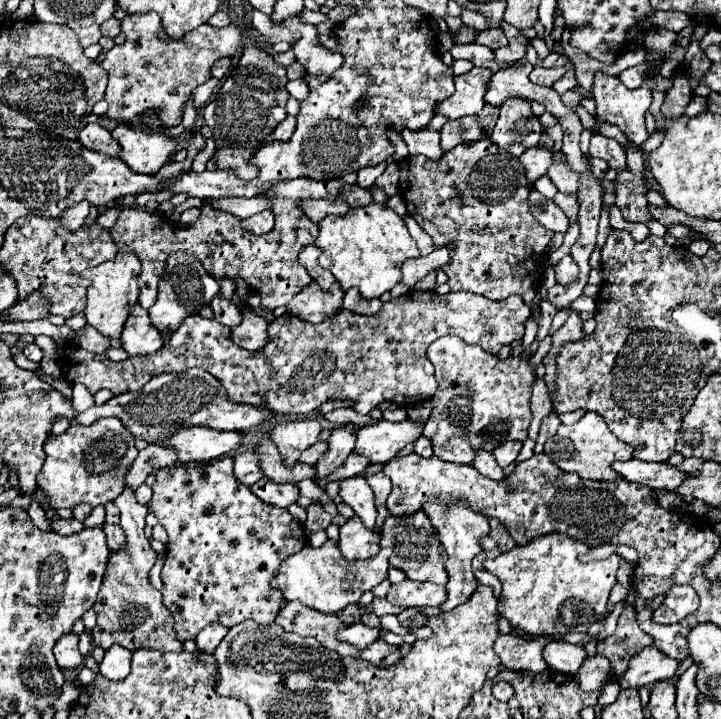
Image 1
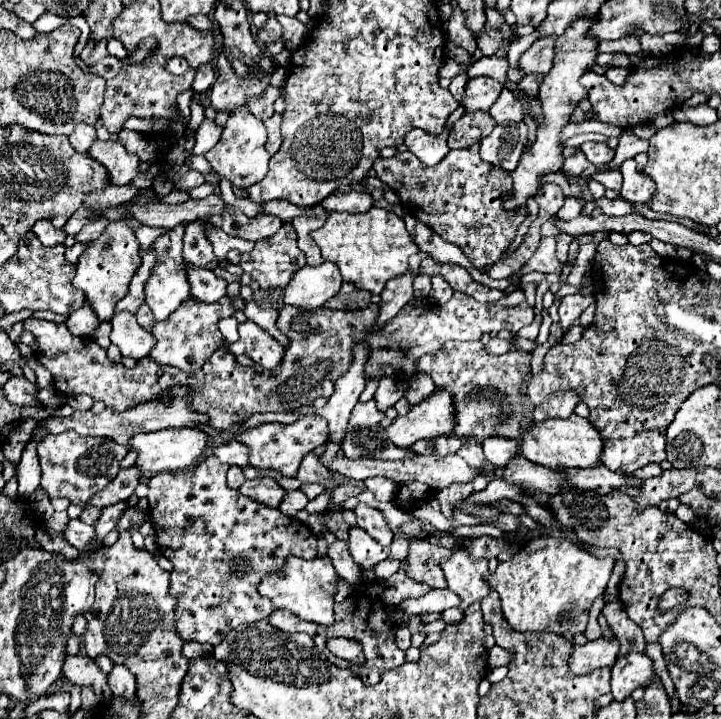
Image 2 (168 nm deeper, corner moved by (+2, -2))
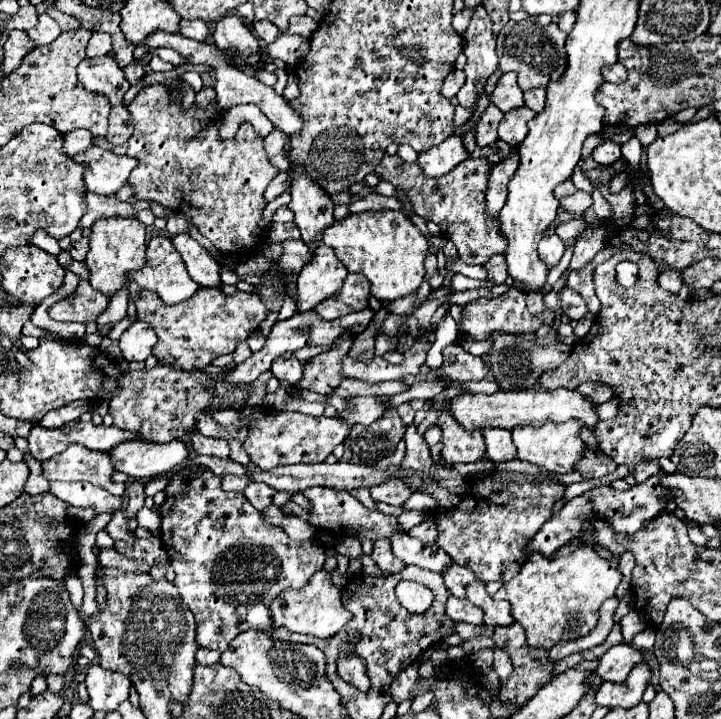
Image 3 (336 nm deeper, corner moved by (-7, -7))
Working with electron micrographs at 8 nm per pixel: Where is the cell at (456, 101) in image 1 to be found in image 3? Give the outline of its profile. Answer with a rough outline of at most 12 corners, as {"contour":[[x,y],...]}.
{"contour":[[503,73],[489,101],[503,113],[523,105],[515,73]]}

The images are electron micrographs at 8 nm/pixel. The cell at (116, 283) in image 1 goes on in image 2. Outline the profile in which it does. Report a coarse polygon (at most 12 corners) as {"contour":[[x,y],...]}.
{"contour":[[124,220],[110,222],[78,258],[74,286],[100,320],[140,266]]}

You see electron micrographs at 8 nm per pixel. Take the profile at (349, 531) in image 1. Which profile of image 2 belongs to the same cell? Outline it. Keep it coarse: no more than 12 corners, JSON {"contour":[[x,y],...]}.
{"contour":[[362,528],[350,530],[354,562],[372,568],[390,556]]}

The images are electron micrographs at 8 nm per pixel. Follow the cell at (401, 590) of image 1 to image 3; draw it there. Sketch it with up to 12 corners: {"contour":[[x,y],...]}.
{"contour":[[449,597],[447,615],[453,621],[483,623],[483,611],[467,599]]}

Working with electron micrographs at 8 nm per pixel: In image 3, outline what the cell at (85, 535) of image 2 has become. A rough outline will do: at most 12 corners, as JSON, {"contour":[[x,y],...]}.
{"contour":[[99,547],[103,567],[143,573],[149,571],[139,559],[127,559],[111,547]]}

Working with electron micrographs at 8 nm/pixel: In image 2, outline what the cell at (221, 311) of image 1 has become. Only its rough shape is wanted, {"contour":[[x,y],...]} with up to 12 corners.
{"contour":[[186,262],[194,298],[218,302],[226,280]]}

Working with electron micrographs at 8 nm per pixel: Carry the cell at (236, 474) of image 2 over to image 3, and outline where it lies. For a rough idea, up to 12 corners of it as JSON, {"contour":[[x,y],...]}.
{"contour":[[225,475],[225,491],[243,491],[247,487],[247,477]]}

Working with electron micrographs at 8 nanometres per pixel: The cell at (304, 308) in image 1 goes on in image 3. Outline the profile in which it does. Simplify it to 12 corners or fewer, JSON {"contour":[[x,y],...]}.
{"contour":[[319,241],[297,275],[297,311],[315,309],[343,287],[347,269]]}

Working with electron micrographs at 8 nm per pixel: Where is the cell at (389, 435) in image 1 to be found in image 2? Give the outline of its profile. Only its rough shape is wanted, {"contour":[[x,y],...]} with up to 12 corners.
{"contour":[[434,390],[406,416],[388,438],[412,446],[420,438],[450,434],[456,408],[450,392]]}

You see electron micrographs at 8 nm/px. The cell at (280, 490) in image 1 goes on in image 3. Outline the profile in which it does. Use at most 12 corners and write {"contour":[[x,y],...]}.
{"contour":[[249,483],[243,491],[247,501],[265,511],[273,505],[271,487]]}

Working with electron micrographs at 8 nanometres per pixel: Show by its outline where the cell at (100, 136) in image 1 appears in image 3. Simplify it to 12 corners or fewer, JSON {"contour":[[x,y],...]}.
{"contour":[[83,129],[63,135],[65,155],[83,153],[93,145],[93,135]]}

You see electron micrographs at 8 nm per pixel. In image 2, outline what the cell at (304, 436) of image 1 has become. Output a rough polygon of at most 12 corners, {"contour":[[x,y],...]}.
{"contour":[[328,422],[260,424],[236,434],[250,466],[296,476],[302,458],[328,442]]}

